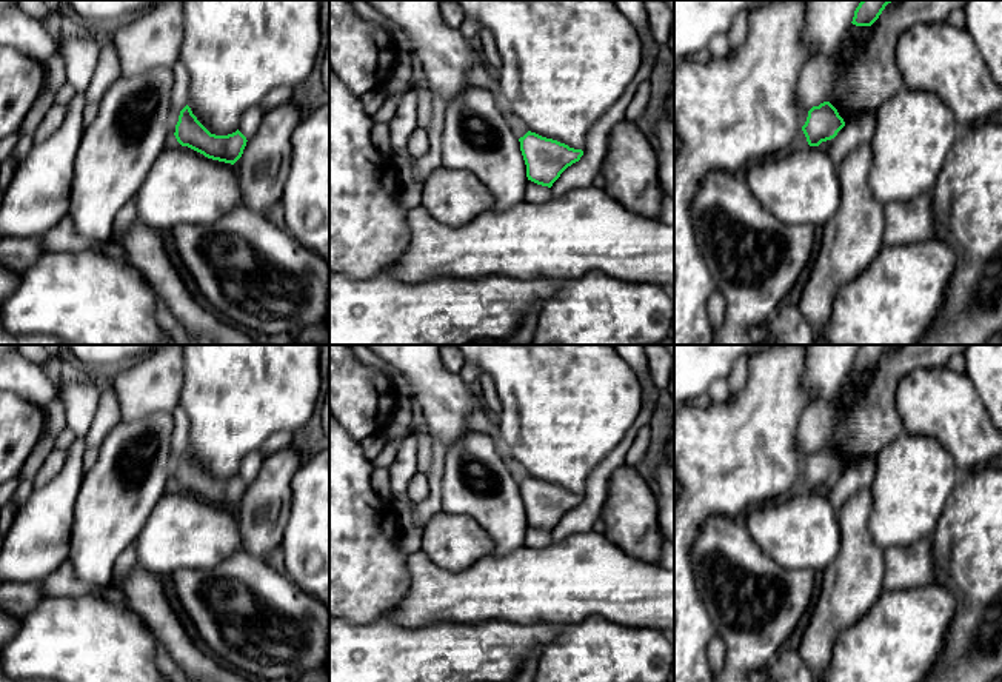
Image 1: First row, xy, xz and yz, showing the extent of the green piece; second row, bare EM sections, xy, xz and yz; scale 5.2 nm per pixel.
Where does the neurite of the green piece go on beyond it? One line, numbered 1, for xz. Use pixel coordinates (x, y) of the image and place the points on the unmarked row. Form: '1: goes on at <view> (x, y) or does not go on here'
1: does not go on here

